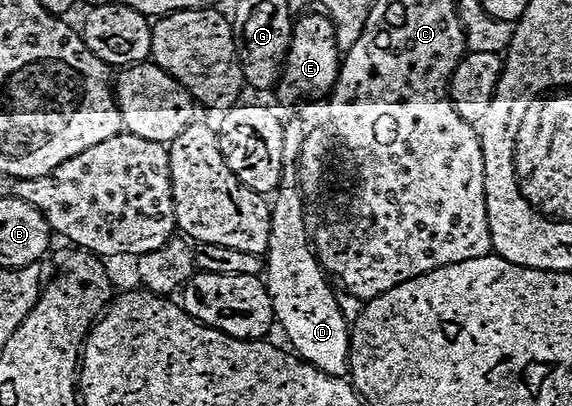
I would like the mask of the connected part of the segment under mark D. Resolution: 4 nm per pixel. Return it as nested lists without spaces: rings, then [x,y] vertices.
[[[284,123],[284,172],[280,178],[280,186],[270,199],[270,241],[268,250],[262,256],[262,278],[264,288],[270,293],[275,326],[284,330],[289,343],[287,346],[310,365],[322,369],[322,373],[344,377],[349,374],[348,346],[352,344],[350,319],[344,316],[344,311],[332,292],[333,284],[321,267],[310,242],[310,227],[308,231],[308,219],[304,216],[306,199],[301,192],[297,175],[299,151],[302,149],[305,132],[305,128],[300,128],[296,123]]]

